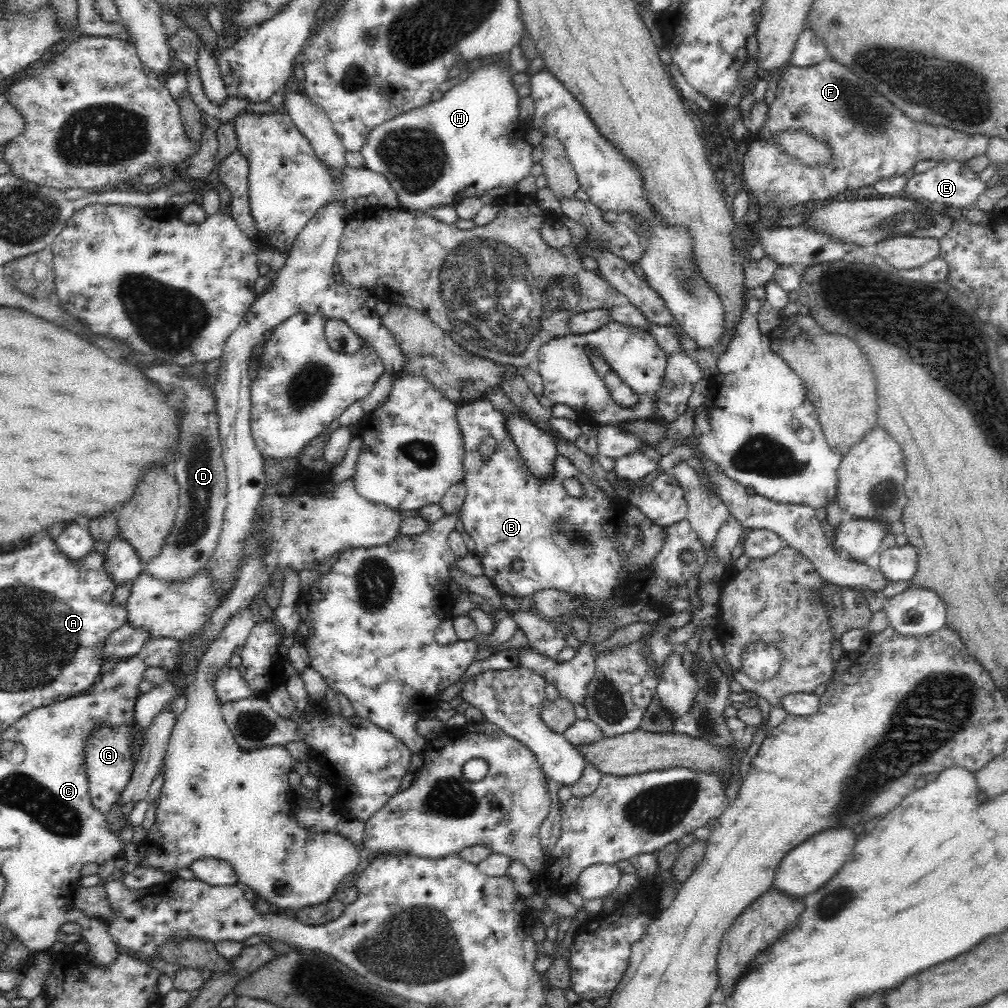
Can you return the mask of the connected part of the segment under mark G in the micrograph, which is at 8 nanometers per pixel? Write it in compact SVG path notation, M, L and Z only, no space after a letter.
M102 727L87 740L85 751L87 754L87 775L89 776L89 793L94 807L105 815L119 800L121 792L131 778L132 750L134 750L134 736L138 732L136 727Z

